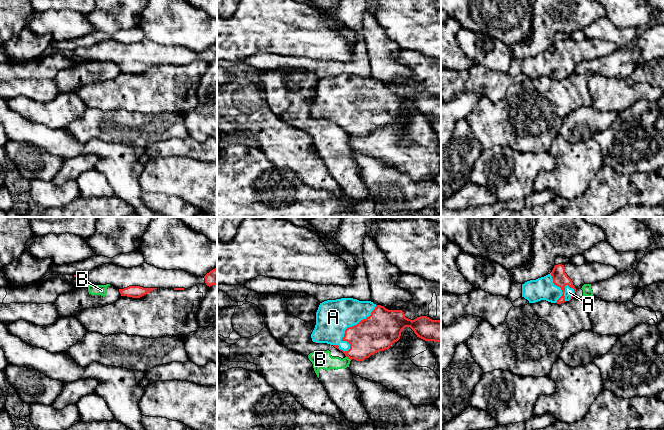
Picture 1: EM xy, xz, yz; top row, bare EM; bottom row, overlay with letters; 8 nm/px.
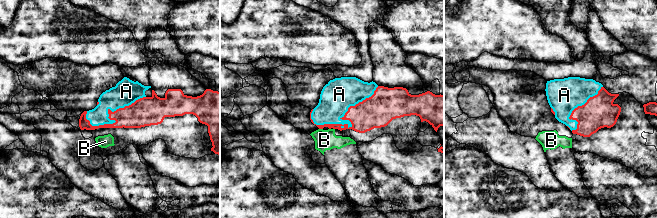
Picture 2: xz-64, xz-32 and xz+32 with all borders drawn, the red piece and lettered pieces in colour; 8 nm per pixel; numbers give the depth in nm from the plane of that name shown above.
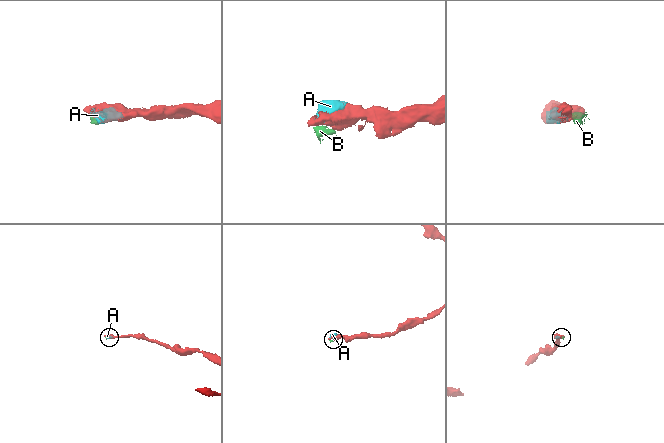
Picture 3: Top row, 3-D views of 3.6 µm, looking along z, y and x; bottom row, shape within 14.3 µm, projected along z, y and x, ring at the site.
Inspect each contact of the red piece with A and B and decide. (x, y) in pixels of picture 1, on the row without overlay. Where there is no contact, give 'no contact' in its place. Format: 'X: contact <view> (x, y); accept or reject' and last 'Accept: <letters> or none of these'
A: contact xz (345, 107); accept
B: contact xz (349, 134); reject
Accept: A

